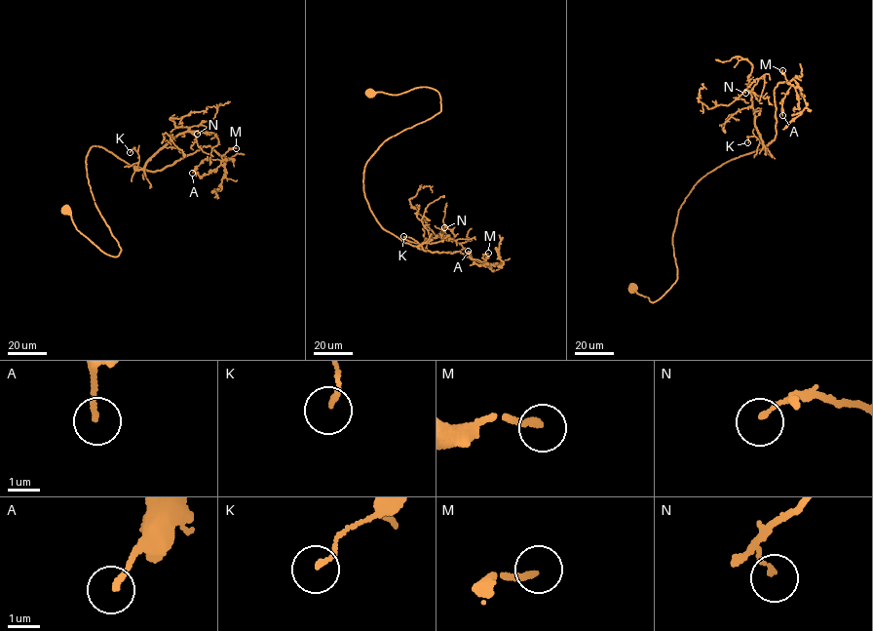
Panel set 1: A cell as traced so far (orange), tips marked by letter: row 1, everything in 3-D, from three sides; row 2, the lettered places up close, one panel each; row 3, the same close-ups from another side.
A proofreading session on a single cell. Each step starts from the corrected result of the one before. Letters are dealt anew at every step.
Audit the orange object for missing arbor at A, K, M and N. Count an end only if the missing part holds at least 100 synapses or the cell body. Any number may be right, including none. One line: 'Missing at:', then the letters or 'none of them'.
Missing at: none of them

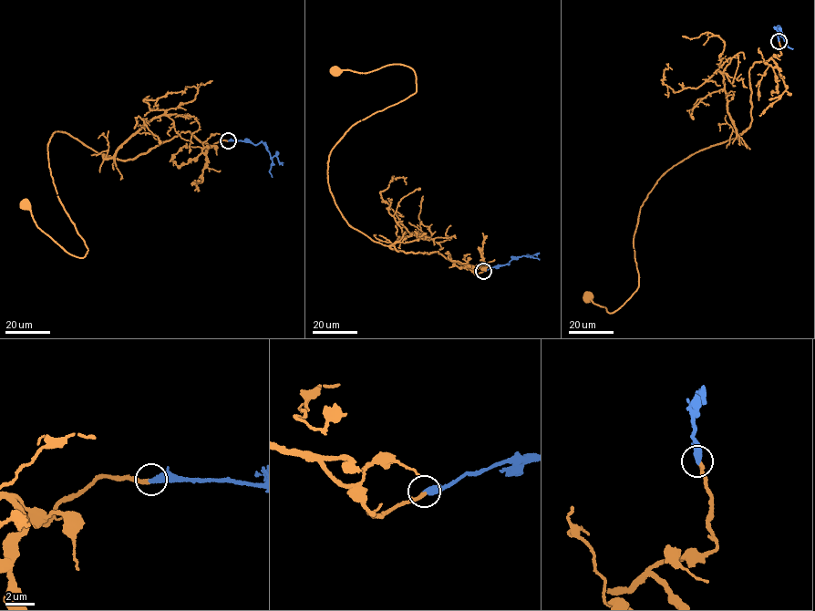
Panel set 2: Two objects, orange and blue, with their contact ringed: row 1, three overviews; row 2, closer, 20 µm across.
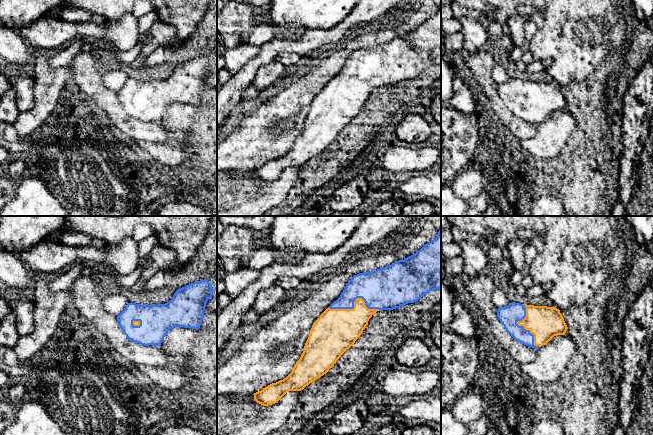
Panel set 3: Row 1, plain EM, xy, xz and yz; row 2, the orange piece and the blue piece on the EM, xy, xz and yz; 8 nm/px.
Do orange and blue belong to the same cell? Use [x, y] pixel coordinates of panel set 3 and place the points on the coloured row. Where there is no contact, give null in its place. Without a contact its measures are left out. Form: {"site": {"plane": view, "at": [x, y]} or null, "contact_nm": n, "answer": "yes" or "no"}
{"site": {"plane": "xz", "at": [354, 302]}, "contact_nm": 420, "answer": "yes"}

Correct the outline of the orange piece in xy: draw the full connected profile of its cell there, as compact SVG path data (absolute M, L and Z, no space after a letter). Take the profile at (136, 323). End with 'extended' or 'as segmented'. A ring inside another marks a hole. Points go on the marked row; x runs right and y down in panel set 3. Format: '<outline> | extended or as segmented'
M207 280L191 283L179 288L172 299L159 305L141 305L128 303L117 316L120 328L126 337L144 346L160 346L168 331L174 327L193 328L198 330L202 324L207 301L212 298L212 284Z | extended

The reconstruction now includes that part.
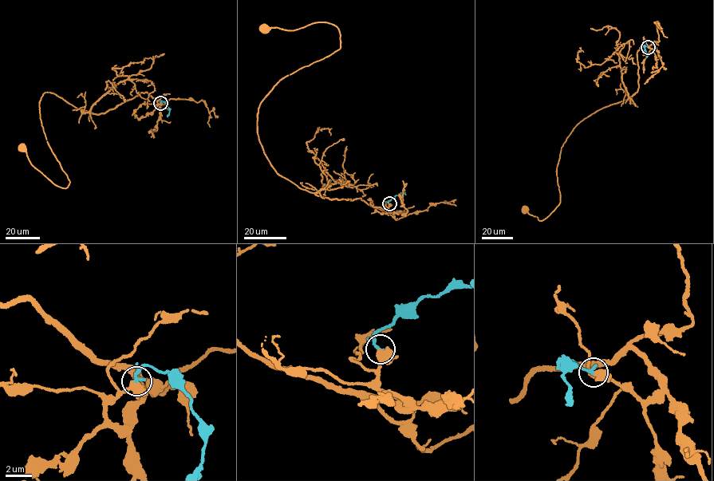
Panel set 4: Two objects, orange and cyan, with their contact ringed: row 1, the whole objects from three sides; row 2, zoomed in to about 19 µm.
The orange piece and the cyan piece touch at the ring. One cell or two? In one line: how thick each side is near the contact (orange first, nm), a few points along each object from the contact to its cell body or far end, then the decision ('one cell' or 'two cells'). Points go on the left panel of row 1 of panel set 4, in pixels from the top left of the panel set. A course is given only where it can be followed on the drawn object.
440 nm thick on the orange side, 240 nm on the other; orange runs (160, 103), (142, 92), (98, 114), (43, 93), (41, 123), (65, 188), (21, 147); cyan runs (160, 103), (162, 100), (167, 104), (167, 117); one cell

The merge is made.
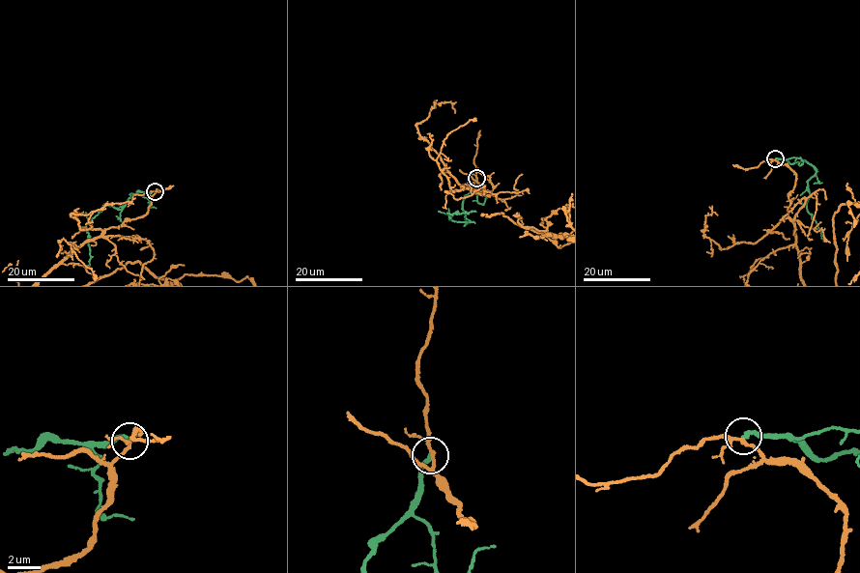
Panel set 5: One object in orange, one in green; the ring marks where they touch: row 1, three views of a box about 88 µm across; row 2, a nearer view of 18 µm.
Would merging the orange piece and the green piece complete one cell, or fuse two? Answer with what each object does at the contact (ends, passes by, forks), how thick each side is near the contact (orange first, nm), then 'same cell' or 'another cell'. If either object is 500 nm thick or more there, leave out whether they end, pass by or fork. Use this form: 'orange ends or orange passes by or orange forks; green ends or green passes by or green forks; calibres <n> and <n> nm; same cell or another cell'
orange forks; green ends; calibres 160 and 280 nm; another cell

